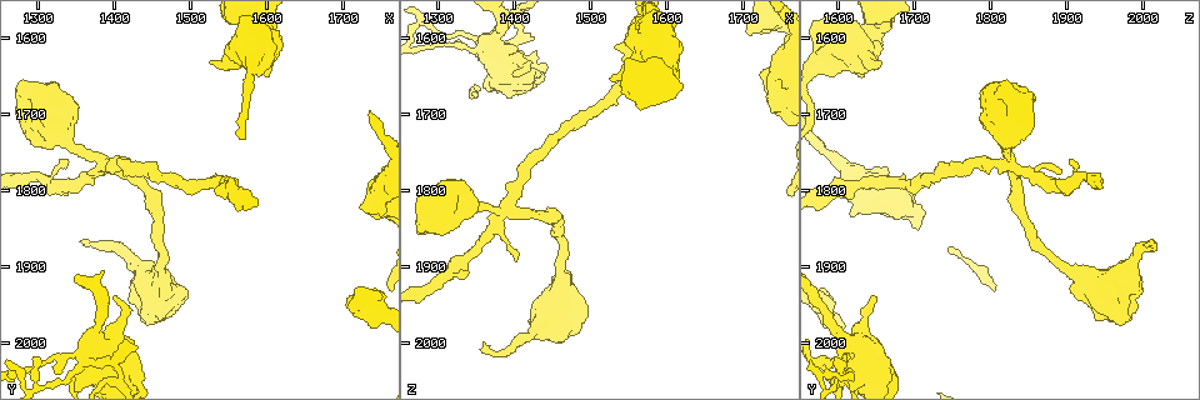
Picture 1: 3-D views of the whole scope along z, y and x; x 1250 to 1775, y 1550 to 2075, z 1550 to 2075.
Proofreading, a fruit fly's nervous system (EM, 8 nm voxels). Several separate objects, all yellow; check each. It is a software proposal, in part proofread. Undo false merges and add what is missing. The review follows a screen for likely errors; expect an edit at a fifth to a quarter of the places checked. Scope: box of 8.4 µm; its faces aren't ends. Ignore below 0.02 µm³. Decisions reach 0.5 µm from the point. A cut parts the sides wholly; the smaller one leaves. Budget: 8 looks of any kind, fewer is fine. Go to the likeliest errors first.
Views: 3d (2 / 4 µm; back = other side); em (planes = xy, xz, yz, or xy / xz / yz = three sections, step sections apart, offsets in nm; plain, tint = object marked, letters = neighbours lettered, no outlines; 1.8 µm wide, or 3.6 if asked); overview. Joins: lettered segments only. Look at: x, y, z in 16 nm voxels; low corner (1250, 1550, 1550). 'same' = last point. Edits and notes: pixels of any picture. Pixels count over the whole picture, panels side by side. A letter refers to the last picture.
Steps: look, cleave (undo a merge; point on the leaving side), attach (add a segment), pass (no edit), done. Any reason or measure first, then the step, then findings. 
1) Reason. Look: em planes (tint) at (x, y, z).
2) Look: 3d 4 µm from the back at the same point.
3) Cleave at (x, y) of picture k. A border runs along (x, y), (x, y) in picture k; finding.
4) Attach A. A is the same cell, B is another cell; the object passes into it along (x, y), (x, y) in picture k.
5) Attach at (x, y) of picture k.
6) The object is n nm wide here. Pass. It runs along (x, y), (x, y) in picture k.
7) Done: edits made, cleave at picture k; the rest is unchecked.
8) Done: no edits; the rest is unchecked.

Four arms meet. Look: em planes (letters) at (1395, 1765, 1825).

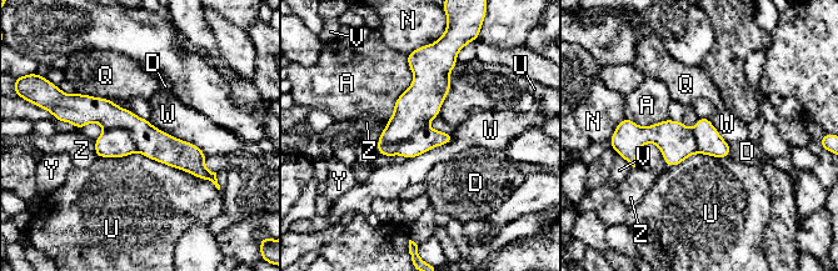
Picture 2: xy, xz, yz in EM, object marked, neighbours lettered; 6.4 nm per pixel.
Cleave at (118, 142) of picture 2. A, D, N, Q, U, V, W, Y and Z are other cells; the part that leaves runs along (447, 65), (380, 151) in picture 2; two neurons meet here.

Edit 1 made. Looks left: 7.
Look: overview.

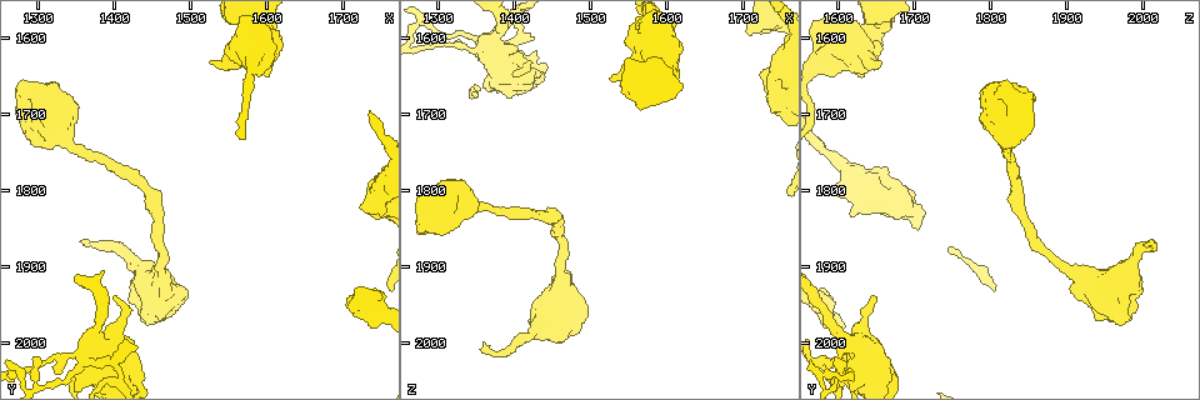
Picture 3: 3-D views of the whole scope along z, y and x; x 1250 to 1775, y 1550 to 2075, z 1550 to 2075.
Stops while still wide. Look: 3d 2 µm at (1705, 1950, 1595).

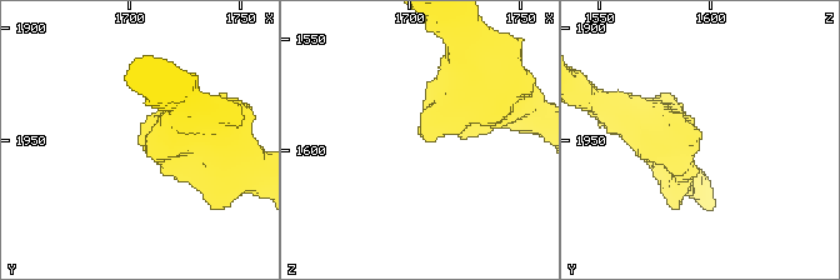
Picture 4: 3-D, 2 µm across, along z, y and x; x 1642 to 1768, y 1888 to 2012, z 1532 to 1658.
Shape alone is not enough. Look: em planes (tint) at (1705, 1950, 1594).

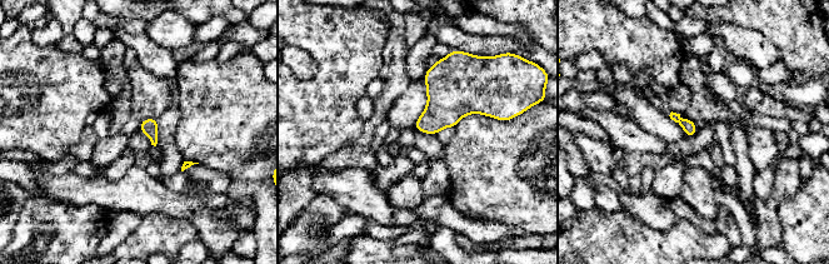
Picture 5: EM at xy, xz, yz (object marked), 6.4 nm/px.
What lies round it. Look: em planes (letters) at the same point.

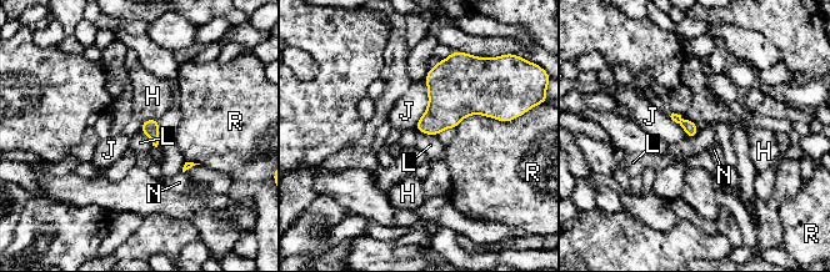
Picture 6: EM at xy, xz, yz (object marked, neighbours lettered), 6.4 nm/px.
Pass. H, J, L, N and R are other cells; a border runs along (418, 130), (435, 136) in picture 6; none of them fits.

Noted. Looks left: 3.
An open end. Look: 3d 4 µm at (1525, 1630, 1660).

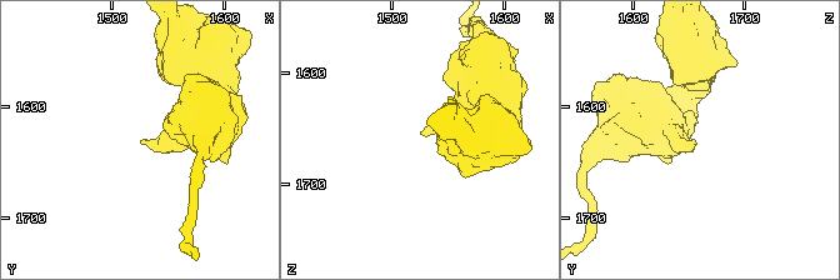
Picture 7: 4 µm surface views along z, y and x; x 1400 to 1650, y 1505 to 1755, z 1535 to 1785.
Shape alone is not enough. Look: em planes (letters) at (1526, 1630, 1658).

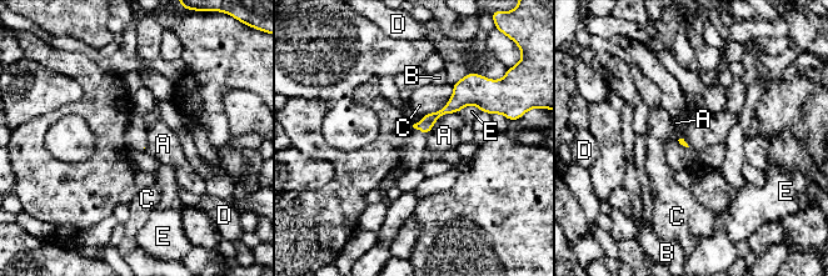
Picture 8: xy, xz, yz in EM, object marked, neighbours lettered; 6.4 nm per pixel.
Pass. A, B, C, D and E are other cells; none of them fits.

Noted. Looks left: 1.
Done: edits made, cleave at picture 2; the rest is unchecked.

